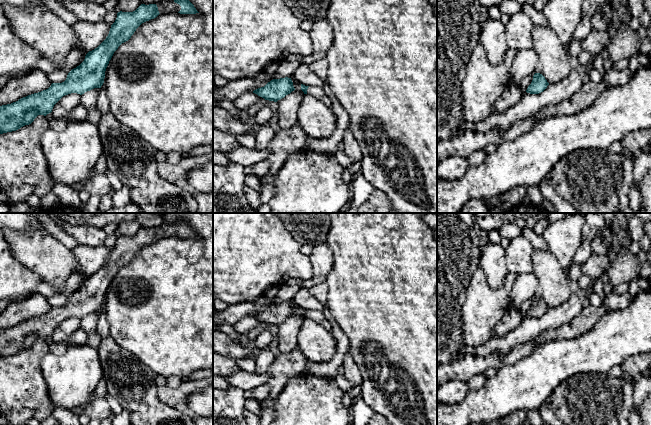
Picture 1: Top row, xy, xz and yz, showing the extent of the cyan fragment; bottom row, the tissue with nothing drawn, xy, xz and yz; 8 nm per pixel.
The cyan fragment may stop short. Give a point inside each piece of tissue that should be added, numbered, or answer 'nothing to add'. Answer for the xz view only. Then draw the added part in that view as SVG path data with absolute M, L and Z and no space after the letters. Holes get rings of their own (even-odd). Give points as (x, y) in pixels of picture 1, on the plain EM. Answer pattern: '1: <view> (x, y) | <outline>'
nothing to add

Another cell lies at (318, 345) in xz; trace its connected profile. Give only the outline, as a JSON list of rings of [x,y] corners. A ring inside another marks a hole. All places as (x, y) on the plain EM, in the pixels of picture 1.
[[[305,318],[298,333],[298,348],[308,362],[323,363],[336,354],[337,342],[320,323]]]

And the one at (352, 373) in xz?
[[[347,351],[345,354],[342,368],[344,370],[345,378],[348,380],[352,387],[362,383],[362,374],[349,351]]]

